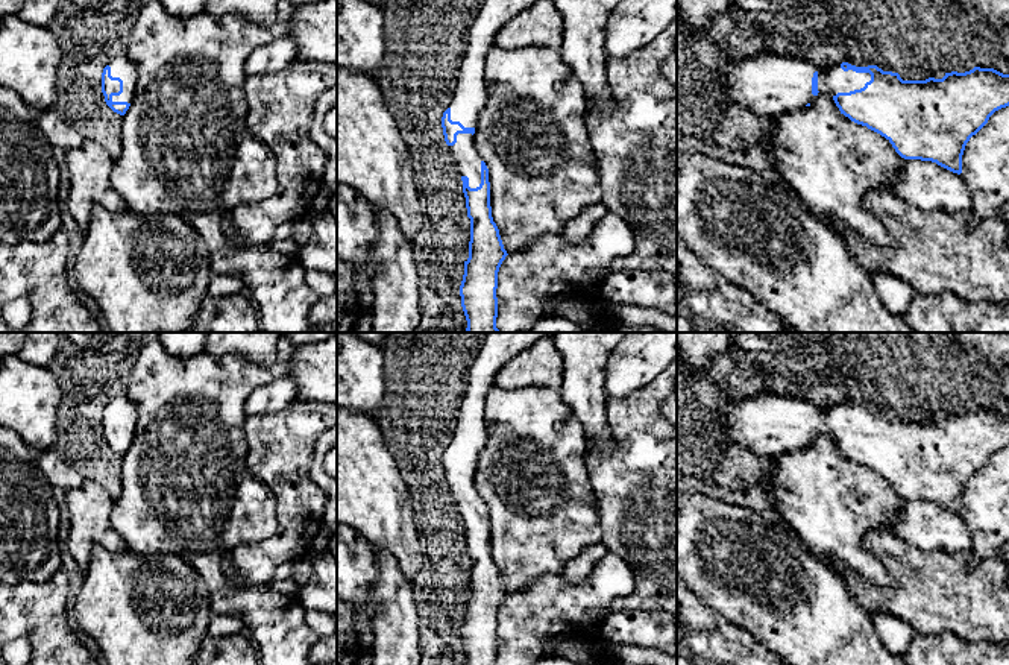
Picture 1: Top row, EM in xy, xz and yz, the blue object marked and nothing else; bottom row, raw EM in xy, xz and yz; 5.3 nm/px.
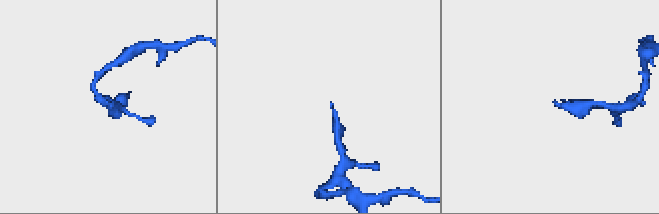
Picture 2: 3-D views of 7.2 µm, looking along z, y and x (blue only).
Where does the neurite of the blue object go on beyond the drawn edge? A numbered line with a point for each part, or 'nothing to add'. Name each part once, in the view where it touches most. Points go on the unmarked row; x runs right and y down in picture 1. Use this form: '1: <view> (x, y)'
1: yz (765, 425)

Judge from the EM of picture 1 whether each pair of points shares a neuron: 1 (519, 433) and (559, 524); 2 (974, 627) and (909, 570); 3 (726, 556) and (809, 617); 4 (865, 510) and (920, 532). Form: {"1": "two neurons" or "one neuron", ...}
{"1": "one neuron", "2": "one neuron", "3": "one neuron", "4": "two neurons"}

